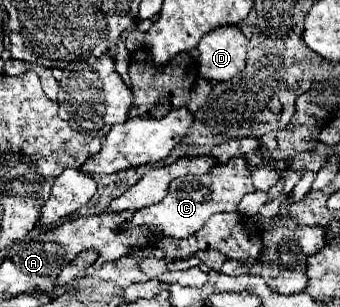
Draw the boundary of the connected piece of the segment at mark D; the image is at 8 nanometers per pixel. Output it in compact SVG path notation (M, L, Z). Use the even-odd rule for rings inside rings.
M221 27L205 35L197 47L199 77L225 83L245 67L249 41L237 27Z

